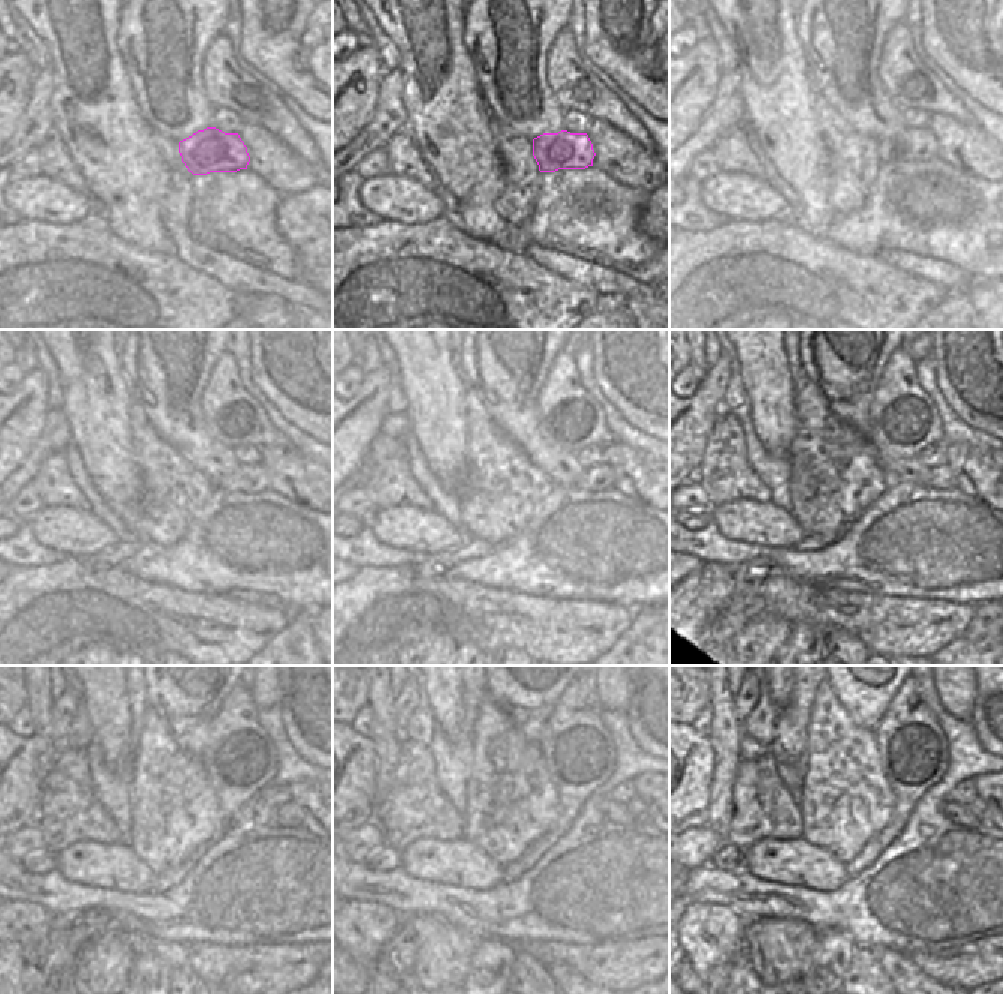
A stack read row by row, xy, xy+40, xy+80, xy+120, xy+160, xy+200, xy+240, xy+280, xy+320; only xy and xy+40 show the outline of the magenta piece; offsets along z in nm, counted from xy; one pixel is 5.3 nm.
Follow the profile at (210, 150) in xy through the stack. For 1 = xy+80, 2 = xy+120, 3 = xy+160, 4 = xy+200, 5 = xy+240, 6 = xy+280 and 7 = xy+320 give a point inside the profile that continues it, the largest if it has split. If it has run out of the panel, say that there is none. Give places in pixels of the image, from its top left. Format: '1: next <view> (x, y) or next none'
1: next xy+80 (915, 143)
2: next xy+120 (254, 479)
3: next xy+160 (600, 477)
4: next xy+200 (941, 477)
5: next xy+240 (290, 814)
6: next xy+280 (636, 807)
7: next xy+320 (974, 807)

